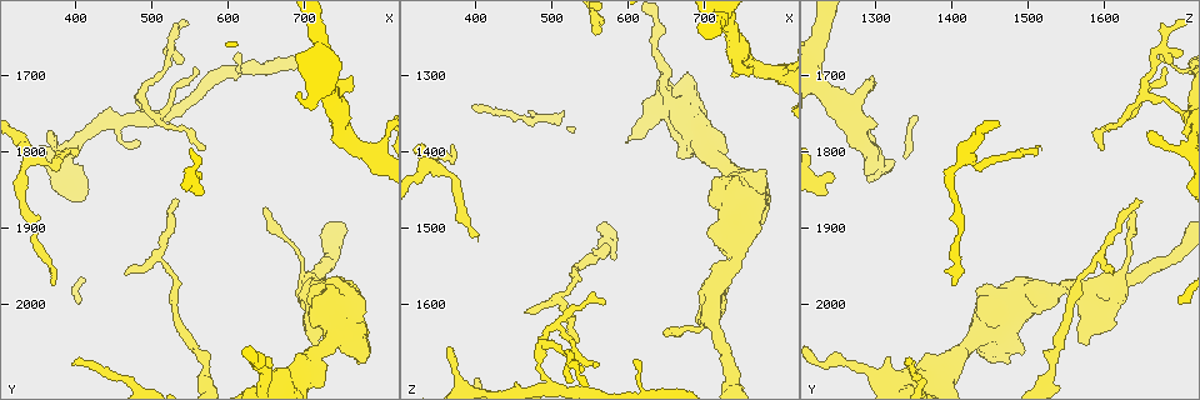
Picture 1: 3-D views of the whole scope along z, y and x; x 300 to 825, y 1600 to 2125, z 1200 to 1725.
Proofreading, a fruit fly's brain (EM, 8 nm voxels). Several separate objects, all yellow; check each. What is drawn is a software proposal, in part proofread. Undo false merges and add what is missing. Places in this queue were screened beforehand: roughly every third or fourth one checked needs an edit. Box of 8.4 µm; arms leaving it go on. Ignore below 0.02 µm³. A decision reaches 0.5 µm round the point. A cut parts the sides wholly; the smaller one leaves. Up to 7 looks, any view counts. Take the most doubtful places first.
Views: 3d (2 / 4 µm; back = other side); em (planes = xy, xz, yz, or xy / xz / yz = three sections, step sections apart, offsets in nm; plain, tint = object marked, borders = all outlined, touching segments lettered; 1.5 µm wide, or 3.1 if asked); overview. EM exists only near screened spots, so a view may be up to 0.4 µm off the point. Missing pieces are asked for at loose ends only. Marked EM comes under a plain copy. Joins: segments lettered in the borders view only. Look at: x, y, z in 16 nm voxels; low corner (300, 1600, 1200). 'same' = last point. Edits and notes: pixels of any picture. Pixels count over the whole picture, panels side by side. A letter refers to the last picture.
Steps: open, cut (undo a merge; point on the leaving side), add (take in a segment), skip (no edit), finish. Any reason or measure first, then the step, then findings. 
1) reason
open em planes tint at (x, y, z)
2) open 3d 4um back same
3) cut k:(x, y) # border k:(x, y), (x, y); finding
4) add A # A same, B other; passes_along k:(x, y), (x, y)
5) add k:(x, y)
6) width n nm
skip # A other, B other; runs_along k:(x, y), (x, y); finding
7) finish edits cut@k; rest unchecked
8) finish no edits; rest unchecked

branch stops here
open em xz step 8 borders at (700, 1995, 1505)

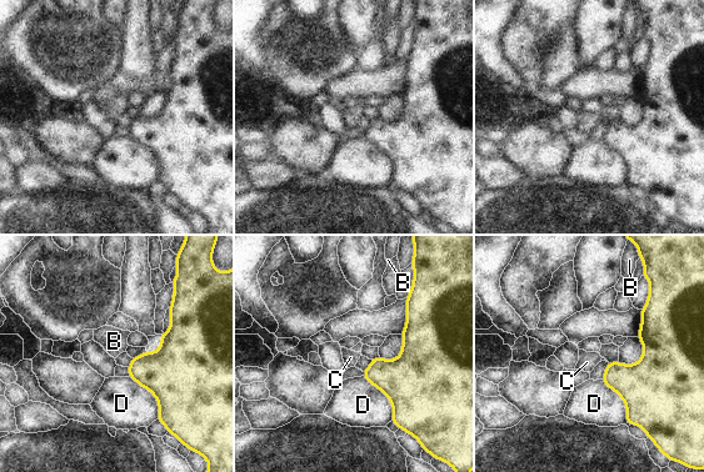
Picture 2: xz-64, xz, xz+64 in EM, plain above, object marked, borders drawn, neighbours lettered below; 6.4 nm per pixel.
cut it another way
open em planes borders same

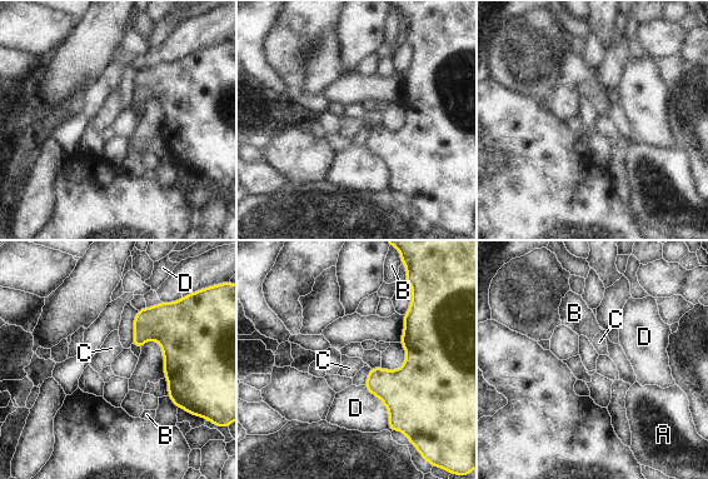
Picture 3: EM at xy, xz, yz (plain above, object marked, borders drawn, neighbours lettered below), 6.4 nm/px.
longest_contact D 340 nm
skip # A other, B other, C other, D other; no lettered segment goes on from it

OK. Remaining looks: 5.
thin end
open 3d 2um back at (405, 1795, 1510)

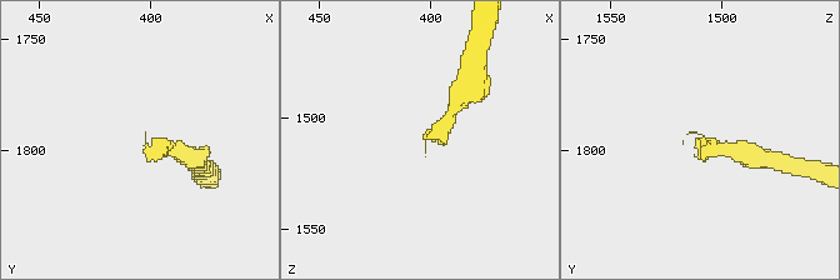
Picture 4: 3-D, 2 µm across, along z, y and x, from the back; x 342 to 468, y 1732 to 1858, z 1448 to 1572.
now the EM
open em xy step 4 borders at (404, 1796, 1508)

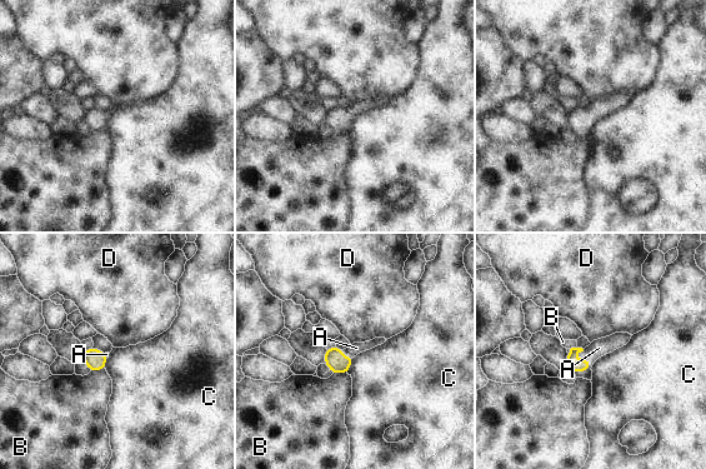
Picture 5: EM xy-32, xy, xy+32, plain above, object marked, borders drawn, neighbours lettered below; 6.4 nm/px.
cut it another way
open em planes borders same

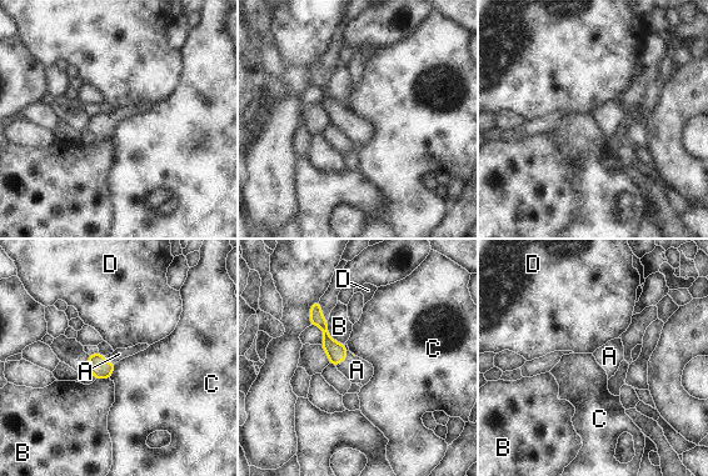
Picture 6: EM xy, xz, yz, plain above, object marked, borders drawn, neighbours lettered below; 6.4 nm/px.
add 6:(357, 370) # A same, B other, C other, D other; passes_along 6:(335, 351), (344, 360), (357, 370); the neuron continues

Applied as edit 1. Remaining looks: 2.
see it whole again
open overview

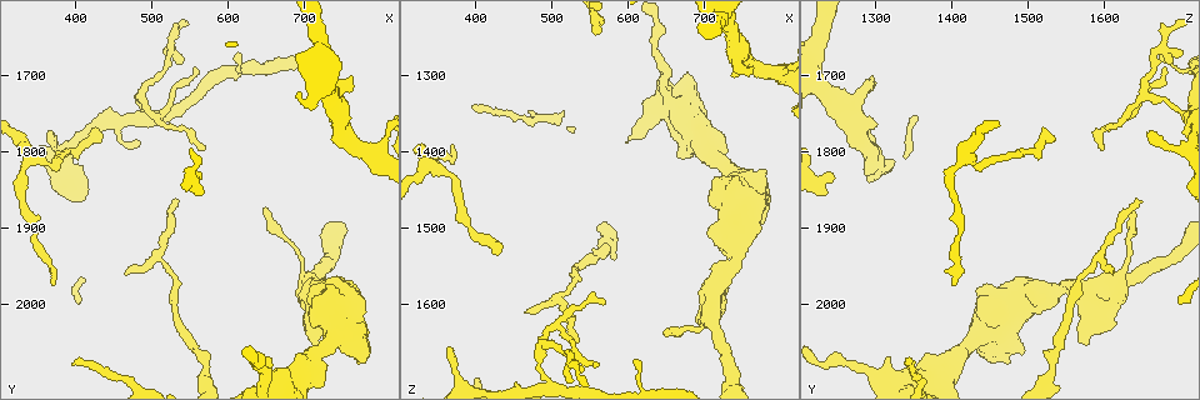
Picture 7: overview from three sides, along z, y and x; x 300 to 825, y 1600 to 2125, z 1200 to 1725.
open em planes borders at (530, 1865, 1650)

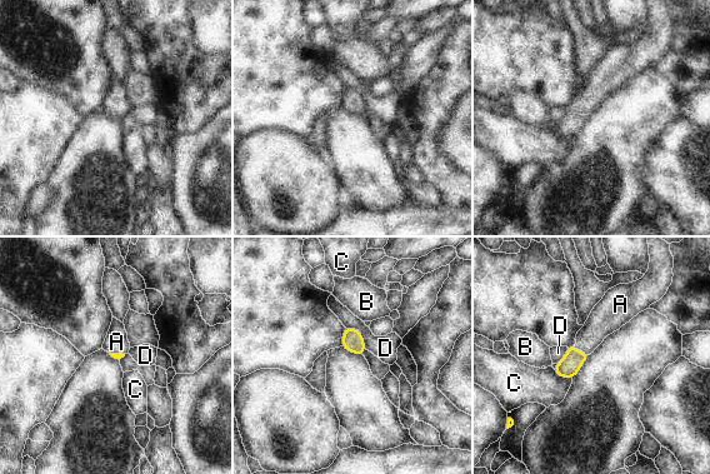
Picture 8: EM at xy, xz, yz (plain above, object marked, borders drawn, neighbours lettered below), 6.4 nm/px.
add 8:(603, 320) # A same, B other, C other, D other; passes_along 8:(569, 367), (581, 352), (603, 320); it goes on there

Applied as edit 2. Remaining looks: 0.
finish edits add@6, add@8; rest unchecked

